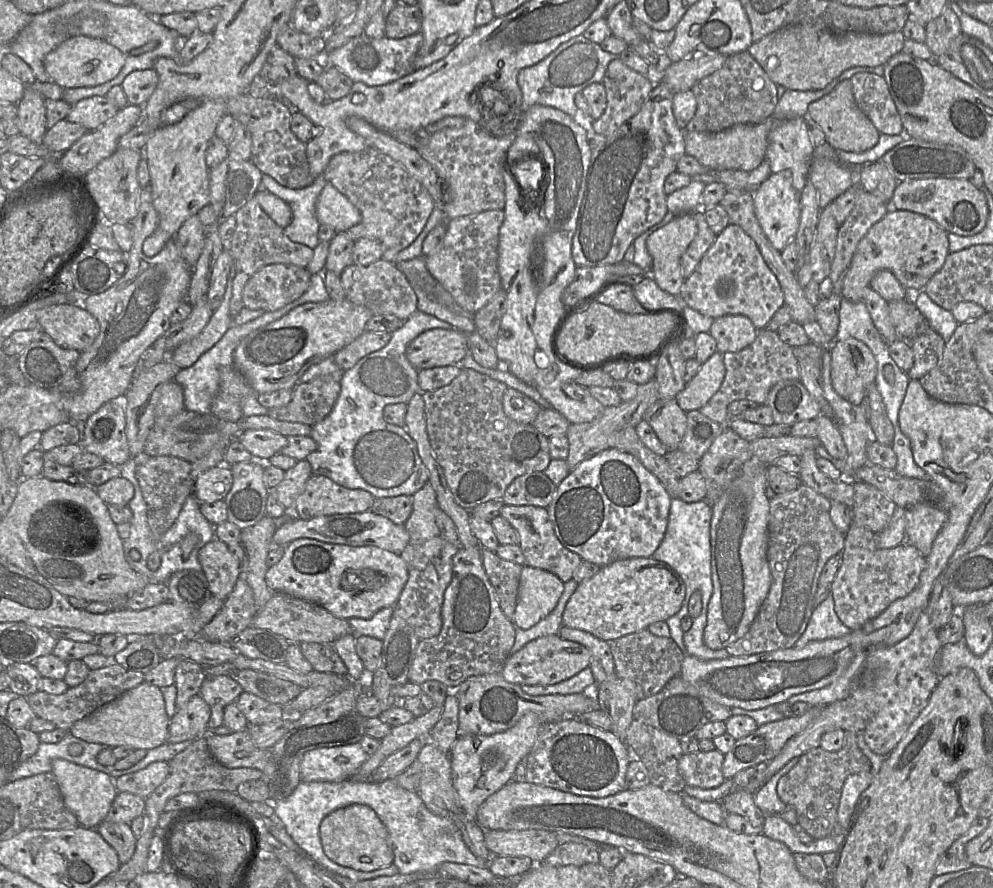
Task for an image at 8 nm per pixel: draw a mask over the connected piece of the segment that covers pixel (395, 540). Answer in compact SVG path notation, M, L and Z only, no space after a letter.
M371 511L334 514L300 519L298 517L278 525L274 535L275 545L285 546L293 540L309 538L332 544L343 544L353 547L375 546L397 554L405 549L409 542L409 533L404 525L395 524L388 518Z

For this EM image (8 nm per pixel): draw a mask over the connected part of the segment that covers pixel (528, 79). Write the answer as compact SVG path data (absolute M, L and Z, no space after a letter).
M579 35L561 44L556 50L537 64L522 69L517 76L517 82L522 92L521 113L526 112L535 104L550 106L573 117L580 124L590 128L590 117L586 117L577 108L574 98L584 88L593 83L602 83L607 67L618 55L604 51L584 35Z

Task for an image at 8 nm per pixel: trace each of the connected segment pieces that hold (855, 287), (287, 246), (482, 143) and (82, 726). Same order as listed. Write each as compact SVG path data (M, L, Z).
M890 209L860 240L844 276L841 296L863 301L865 289L880 270L889 270L910 293L924 292L930 279L944 265L950 253L948 232L930 218L911 211Z
M255 196L249 199L234 214L236 226L230 239L229 250L235 266L232 297L229 304L230 315L234 318L243 307L242 292L249 278L268 264L285 263L306 267L313 256L313 250L301 243L291 241L284 228L275 223L261 208Z
M471 119L458 128L444 128L430 134L428 143L419 149L451 187L451 200L441 208L448 219L478 214L505 207L505 182L500 171L502 155L512 145L516 133L505 138L490 139Z
M143 682L75 722L68 732L86 742L149 750L167 742L169 722L160 688Z

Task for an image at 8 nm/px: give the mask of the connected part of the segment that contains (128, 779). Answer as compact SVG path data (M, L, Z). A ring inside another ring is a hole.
M158 761L134 773L113 778L118 792L128 792L147 798L169 775L169 762Z

